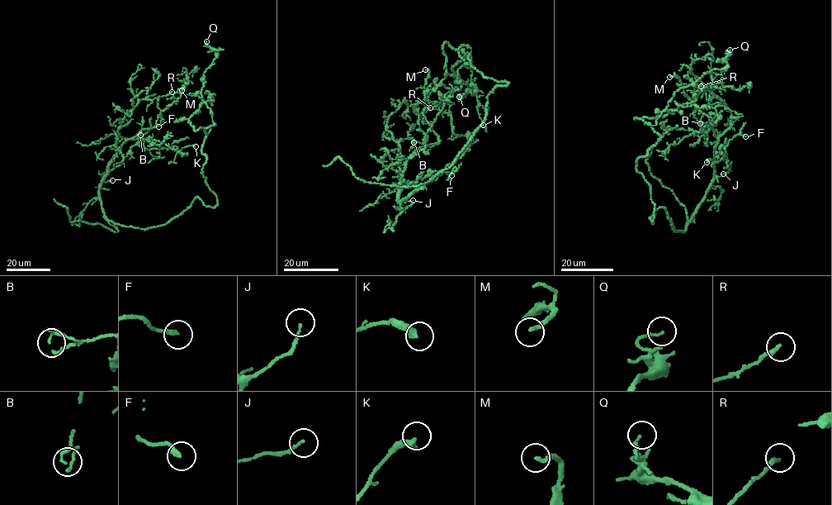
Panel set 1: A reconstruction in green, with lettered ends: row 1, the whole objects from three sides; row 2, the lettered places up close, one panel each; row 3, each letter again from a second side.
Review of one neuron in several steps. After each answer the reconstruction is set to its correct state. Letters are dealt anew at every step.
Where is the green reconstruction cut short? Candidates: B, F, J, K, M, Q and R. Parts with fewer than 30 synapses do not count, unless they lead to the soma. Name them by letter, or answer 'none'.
none

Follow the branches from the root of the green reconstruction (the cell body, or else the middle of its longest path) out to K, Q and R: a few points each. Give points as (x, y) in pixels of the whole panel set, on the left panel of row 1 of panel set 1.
K: (191, 202), (159, 226), (144, 229), (121, 226), (105, 215), (99, 184), (133, 145), (177, 150), (196, 146)
Q: (191, 202), (217, 204), (201, 172), (204, 130), (215, 124), (200, 92), (217, 56), (206, 41)
R: (191, 202), (168, 221), (144, 229), (111, 221), (100, 197), (125, 115), (140, 100), (172, 92)

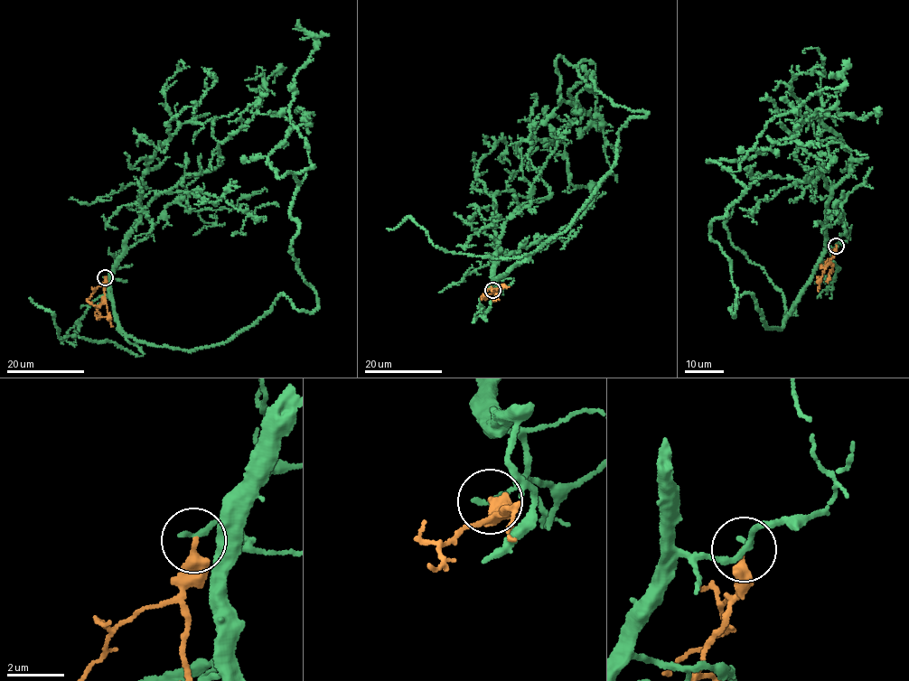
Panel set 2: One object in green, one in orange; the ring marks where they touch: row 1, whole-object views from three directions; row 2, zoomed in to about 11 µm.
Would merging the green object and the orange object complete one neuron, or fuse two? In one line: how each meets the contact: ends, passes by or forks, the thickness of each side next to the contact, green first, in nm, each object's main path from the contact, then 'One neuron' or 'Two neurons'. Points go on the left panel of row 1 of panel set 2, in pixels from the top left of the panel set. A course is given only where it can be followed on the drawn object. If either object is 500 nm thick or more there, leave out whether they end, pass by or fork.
At the ring green ends. At the ring orange ends. Thickness 220 nm (green) against 360 nm. Course of green: (105, 277), (127, 335), (190, 350), (283, 293), (313, 312), (267, 163), (292, 122), (252, 112), (273, 82). Course of orange: (105, 278), (104, 297), (108, 315), (96, 319). Two neurons

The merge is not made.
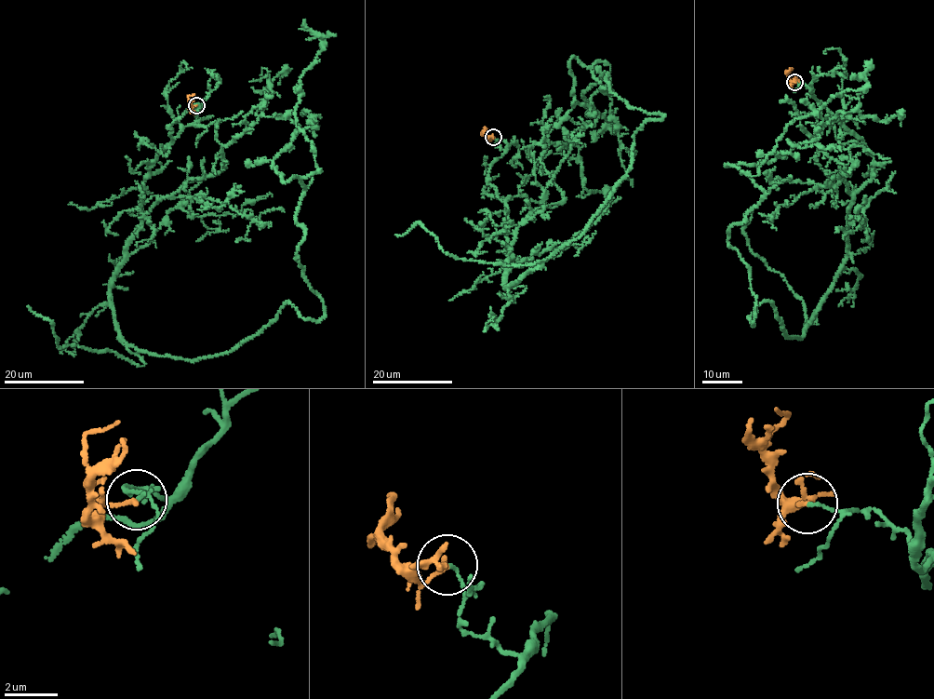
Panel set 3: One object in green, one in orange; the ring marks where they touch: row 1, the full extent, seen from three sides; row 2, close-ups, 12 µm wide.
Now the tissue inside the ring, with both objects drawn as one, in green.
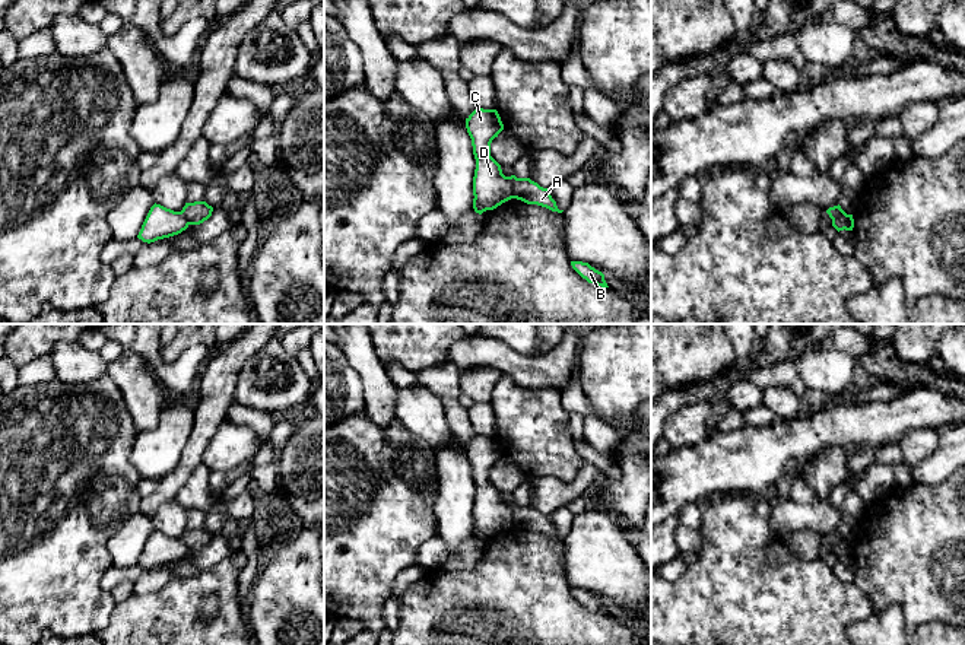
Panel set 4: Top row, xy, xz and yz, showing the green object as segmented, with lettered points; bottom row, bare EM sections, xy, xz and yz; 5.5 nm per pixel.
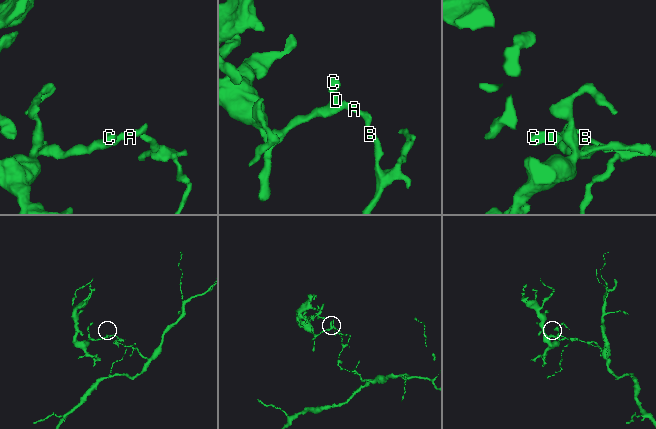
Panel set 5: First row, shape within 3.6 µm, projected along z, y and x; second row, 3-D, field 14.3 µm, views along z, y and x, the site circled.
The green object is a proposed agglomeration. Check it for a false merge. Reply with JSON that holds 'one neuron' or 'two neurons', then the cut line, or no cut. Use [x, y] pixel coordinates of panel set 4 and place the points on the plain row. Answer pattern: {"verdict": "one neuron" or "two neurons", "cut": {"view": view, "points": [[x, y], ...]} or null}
{"verdict": "two neurons", "cut": {"view": "xz", "points": [[507, 504], [514, 524]]}}

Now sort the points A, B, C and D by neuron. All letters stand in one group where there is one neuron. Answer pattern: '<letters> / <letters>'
A B / C D

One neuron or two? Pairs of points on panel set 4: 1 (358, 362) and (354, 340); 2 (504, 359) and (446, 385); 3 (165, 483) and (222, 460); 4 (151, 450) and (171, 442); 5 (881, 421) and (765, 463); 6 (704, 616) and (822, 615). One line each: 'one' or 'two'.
1: one
2: two
3: two
4: one
5: one
6: one

